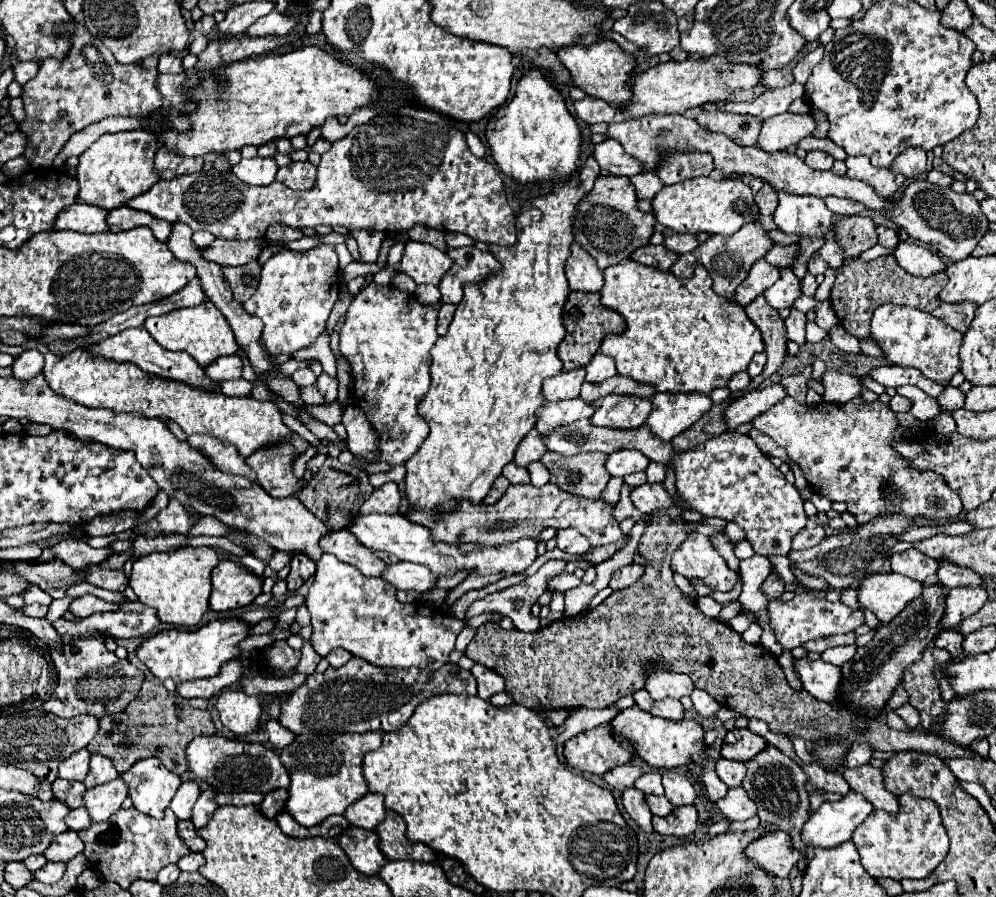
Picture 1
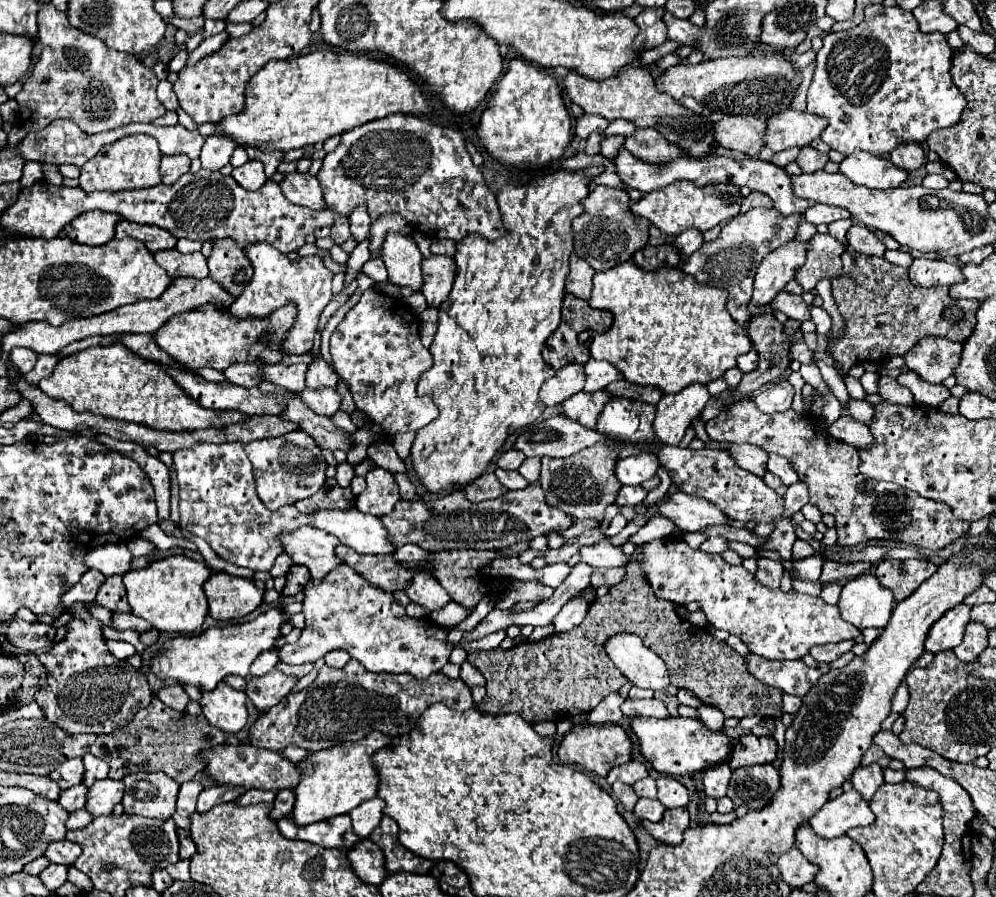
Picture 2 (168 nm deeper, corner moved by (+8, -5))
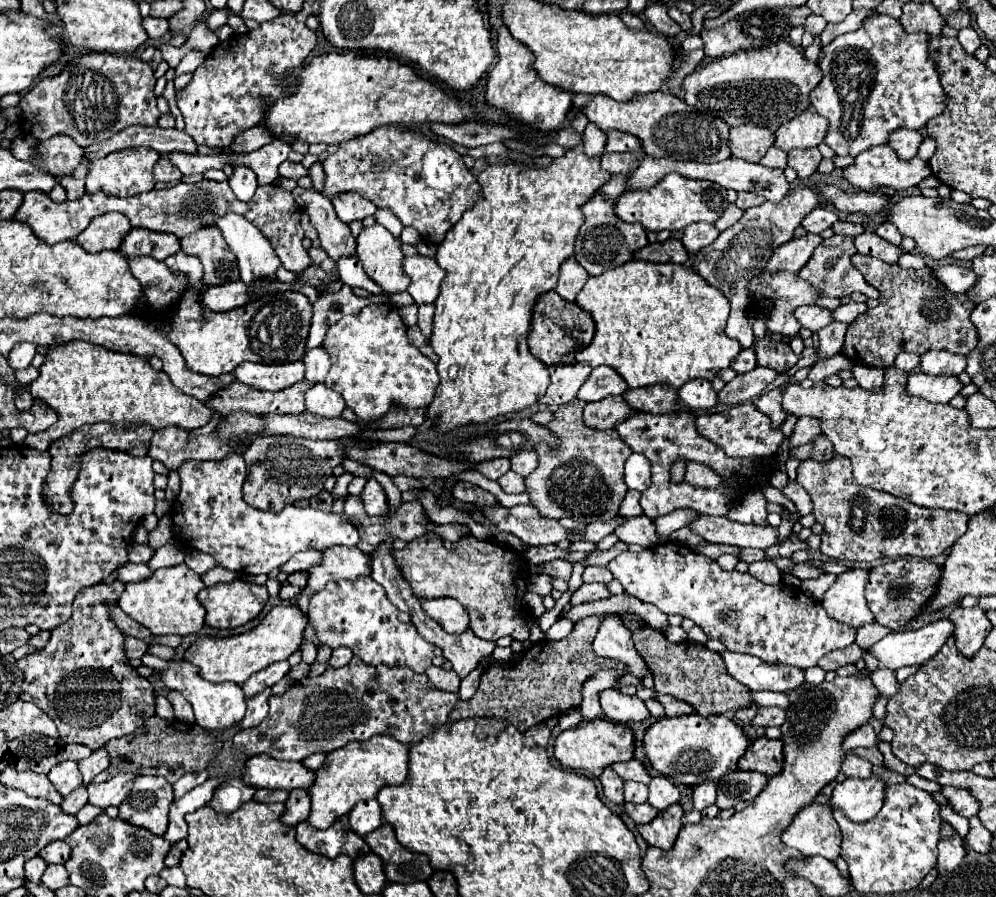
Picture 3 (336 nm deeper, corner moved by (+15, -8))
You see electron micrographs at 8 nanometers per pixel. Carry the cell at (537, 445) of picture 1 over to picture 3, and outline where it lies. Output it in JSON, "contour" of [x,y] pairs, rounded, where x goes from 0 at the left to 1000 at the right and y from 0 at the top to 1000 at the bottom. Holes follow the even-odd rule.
{"contour":[[[498,511],[498,513],[490,513],[490,515],[482,515],[478,520],[478,524],[492,535],[500,535],[504,528],[508,528],[512,524],[512,511]]]}

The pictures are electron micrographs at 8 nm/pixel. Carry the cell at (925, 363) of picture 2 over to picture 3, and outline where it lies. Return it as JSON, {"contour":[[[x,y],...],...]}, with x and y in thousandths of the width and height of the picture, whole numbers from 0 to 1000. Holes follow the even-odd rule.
{"contour":[[[936,390],[926,397],[924,412],[938,419],[964,419],[970,410],[970,397],[950,390]]]}

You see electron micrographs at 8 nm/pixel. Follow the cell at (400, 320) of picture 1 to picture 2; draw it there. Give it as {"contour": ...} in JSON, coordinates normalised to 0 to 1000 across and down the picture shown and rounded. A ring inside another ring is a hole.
{"contour":[[[374,320],[368,322],[362,329],[360,338],[348,347],[346,356],[334,369],[332,398],[334,398],[336,414],[350,429],[356,454],[364,458],[372,472],[383,474],[391,485],[421,480],[423,476],[427,476],[439,465],[439,454],[435,452],[435,447],[429,443],[419,443],[417,438],[421,418],[433,409],[433,394],[423,382],[421,353],[413,349],[413,344],[409,344],[407,336],[387,327],[379,327]]]}

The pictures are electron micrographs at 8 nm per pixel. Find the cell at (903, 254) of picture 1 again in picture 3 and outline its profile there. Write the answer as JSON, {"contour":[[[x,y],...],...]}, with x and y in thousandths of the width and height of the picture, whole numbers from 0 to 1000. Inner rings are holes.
{"contour":[[[942,297],[942,299],[936,299],[936,303],[958,328],[972,326],[980,317],[980,305],[976,301],[972,301],[972,299],[964,299],[964,297]]]}

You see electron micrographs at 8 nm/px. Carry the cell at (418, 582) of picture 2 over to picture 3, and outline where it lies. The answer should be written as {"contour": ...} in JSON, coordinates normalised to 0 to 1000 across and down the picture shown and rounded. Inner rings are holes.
{"contour":[[[438,667],[438,669],[422,669],[424,678],[436,689],[448,705],[464,707],[472,700],[470,680],[456,667]]]}

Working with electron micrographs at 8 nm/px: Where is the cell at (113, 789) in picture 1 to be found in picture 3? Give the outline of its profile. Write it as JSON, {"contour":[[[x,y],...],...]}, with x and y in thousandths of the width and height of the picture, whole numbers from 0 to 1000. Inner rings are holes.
{"contour":[[[118,863],[104,874],[90,874],[88,876],[90,896],[100,899],[100,901],[120,899],[124,894],[124,890],[131,885],[135,867],[137,867],[135,863]]]}

